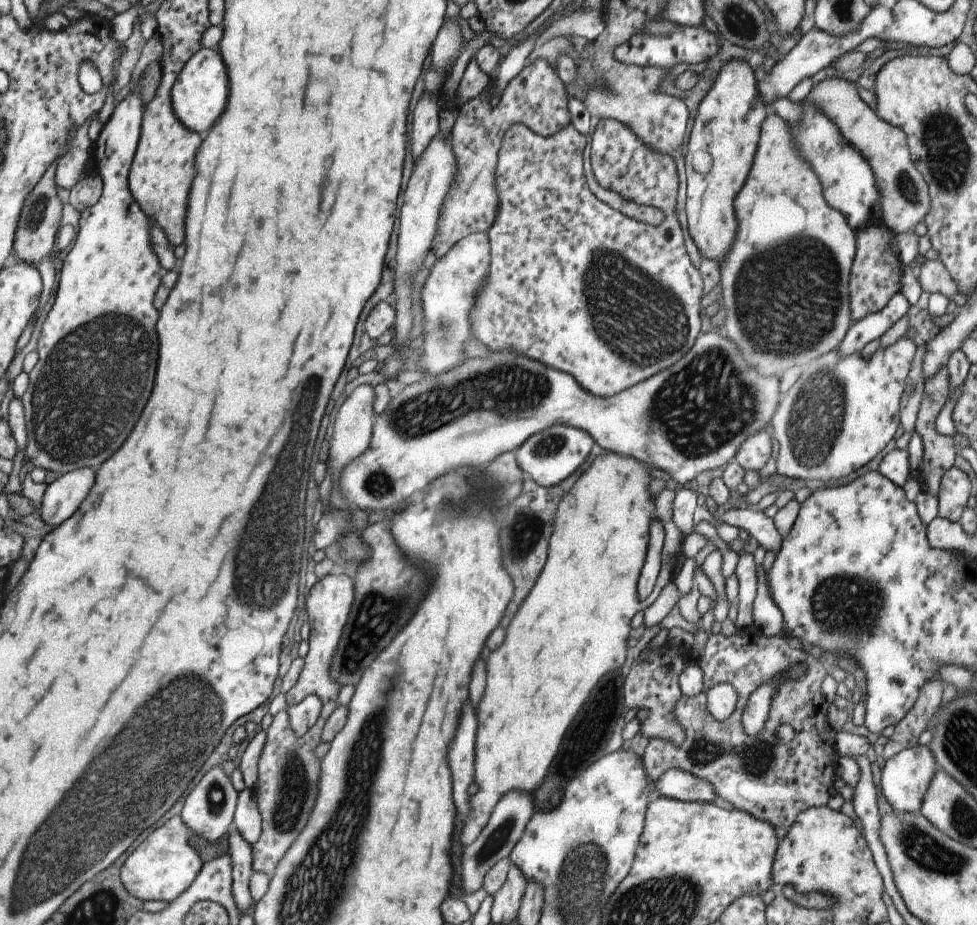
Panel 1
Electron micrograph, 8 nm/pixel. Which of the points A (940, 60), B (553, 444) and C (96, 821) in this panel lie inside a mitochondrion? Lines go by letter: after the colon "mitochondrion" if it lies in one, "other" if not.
A: other
B: mitochondrion
C: mitochondrion

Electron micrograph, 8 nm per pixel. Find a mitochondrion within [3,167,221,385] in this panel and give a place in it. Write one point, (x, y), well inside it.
(35, 211)

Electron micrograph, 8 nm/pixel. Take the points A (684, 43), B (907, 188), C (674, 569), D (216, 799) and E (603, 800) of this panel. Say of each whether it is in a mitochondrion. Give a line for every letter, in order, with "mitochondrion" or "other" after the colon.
A: other
B: mitochondrion
C: other
D: mitochondrion
E: other

